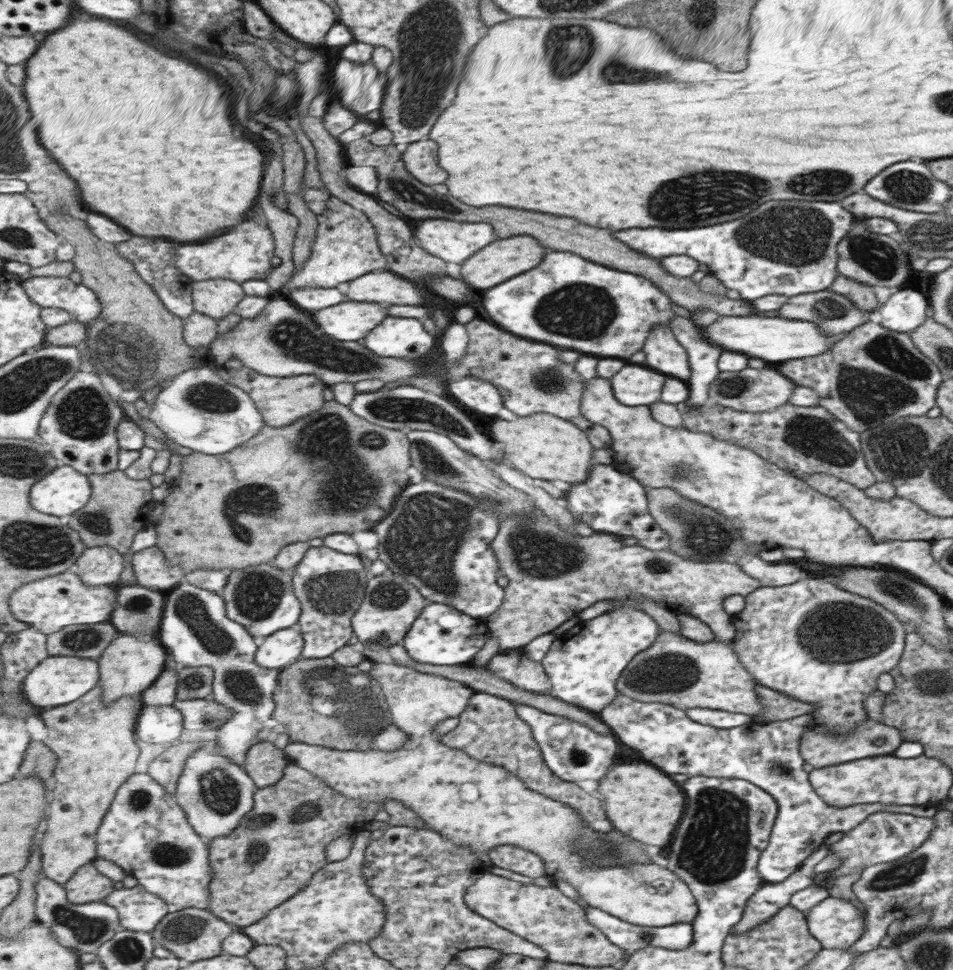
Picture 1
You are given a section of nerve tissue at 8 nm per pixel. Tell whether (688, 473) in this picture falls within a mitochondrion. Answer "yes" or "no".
yes

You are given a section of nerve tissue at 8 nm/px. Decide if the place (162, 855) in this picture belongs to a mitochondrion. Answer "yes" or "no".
yes

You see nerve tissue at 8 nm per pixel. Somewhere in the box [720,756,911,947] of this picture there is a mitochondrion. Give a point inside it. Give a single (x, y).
(782, 769)

